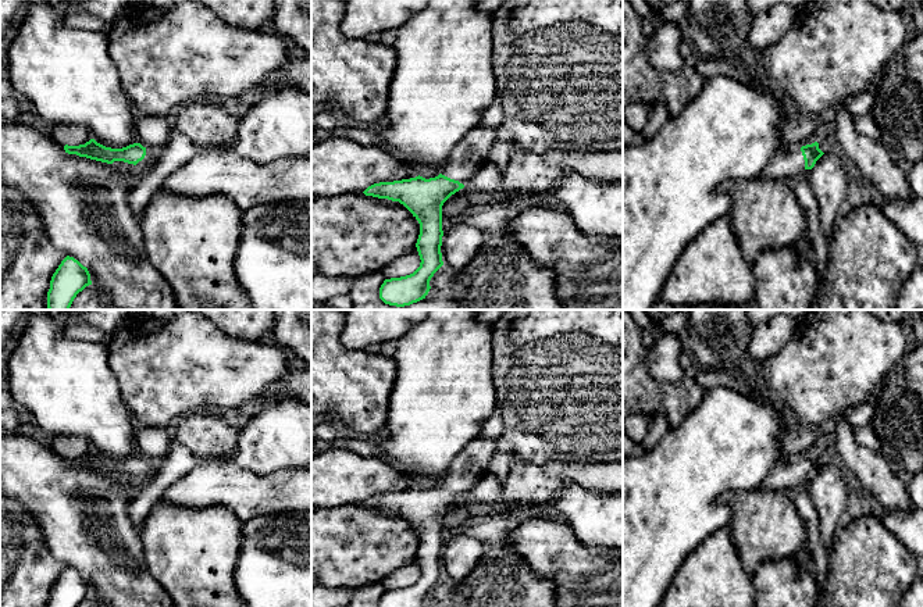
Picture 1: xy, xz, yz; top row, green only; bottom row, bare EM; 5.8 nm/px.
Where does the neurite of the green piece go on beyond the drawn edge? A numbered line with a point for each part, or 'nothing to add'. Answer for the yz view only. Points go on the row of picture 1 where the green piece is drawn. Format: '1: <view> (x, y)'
1: yz (786, 165)

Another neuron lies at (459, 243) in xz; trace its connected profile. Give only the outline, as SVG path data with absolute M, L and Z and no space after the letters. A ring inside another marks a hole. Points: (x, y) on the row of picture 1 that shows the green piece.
M453 225L442 236L442 261L456 272L462 271L482 247L487 235L473 225Z

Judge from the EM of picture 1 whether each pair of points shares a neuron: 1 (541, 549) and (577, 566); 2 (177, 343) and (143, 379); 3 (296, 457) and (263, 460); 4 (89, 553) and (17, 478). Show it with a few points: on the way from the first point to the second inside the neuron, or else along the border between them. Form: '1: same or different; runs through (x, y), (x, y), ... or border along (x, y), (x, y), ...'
1: same; runs through (551, 549), (562, 549), (567, 556)
2: same; runs through (171, 353), (153, 371)
3: same; runs through (288, 457), (271, 457)
4: same; runs through (74, 535), (35, 496)

